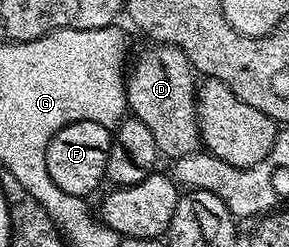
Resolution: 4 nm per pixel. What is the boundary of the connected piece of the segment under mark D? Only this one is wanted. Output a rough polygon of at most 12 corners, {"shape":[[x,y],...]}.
{"shape":[[149,44],[125,100],[169,160],[202,145],[182,50]]}

